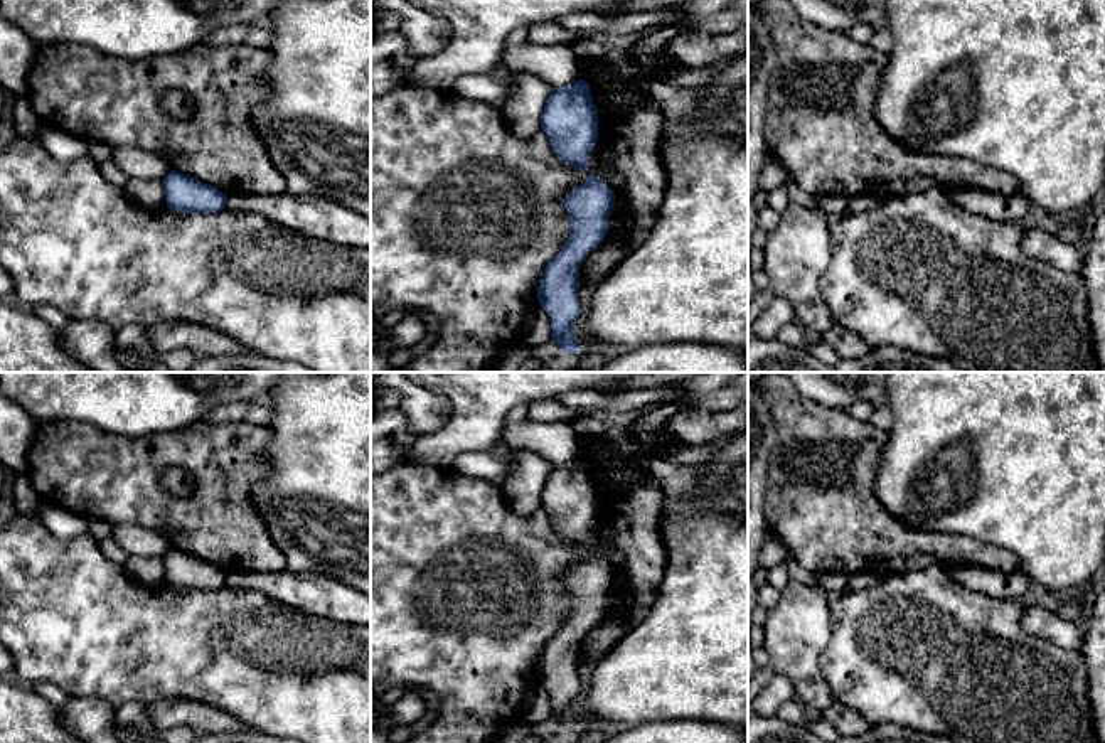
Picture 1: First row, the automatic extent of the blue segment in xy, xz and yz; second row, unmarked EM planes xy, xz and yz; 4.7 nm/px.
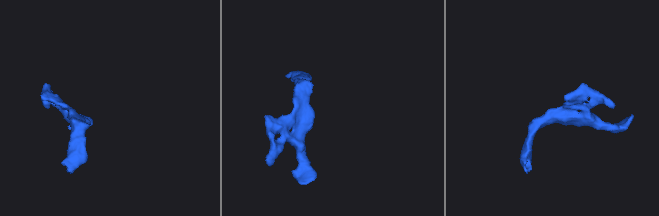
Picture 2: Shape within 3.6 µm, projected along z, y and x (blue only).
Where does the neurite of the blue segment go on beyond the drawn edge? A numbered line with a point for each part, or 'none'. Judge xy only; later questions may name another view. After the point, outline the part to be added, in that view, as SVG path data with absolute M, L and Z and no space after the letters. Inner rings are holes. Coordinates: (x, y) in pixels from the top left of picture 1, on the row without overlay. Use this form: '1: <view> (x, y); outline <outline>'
none

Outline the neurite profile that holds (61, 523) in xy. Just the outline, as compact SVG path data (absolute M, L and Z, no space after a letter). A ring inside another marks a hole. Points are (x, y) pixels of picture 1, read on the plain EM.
M40 502L40 524L57 539L71 541L88 534L88 521L64 507Z

